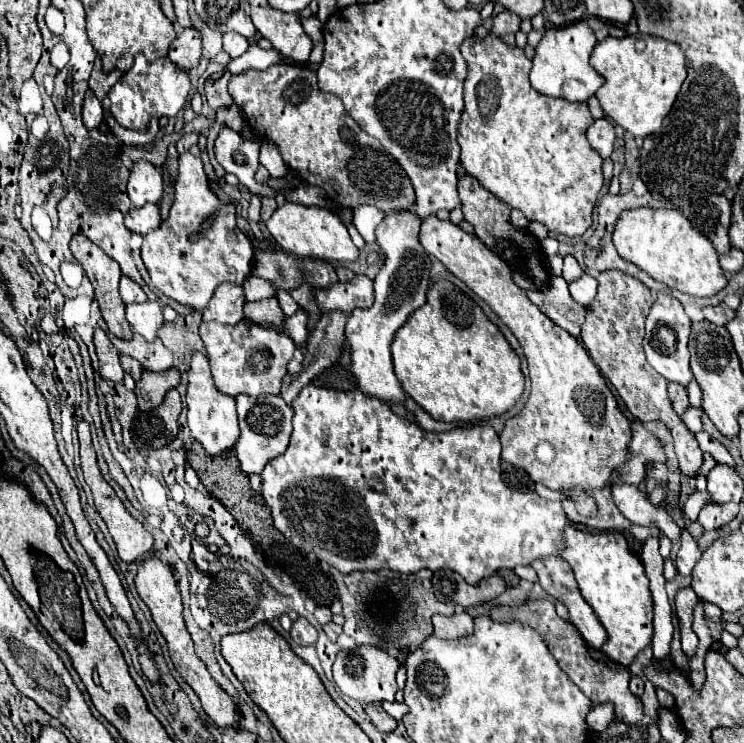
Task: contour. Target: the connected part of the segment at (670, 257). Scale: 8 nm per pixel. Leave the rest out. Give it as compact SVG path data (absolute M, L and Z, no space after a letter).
M628 209L620 215L612 241L626 261L638 265L670 289L678 289L694 297L712 297L728 285L728 277L718 263L714 243L704 233L698 233L698 229L692 229L680 209Z

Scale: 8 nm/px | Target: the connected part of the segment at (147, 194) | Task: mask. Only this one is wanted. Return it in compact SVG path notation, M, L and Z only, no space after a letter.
M138 161L132 167L128 179L128 197L134 207L142 207L144 203L160 203L164 195L162 171L148 161Z

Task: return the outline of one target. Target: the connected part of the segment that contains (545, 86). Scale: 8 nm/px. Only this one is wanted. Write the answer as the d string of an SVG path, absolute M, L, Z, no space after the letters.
M584 21L548 29L542 41L538 43L536 55L532 59L530 71L532 87L548 97L558 97L566 101L588 101L602 87L600 73L594 71L594 67L590 65L590 53L594 45L596 35Z

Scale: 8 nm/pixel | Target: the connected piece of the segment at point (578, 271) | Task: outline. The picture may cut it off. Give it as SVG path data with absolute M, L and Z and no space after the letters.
M566 255L566 257L564 257L564 271L562 271L562 277L564 277L568 283L572 283L572 281L578 279L582 273L584 273L584 271L582 271L580 263L574 259L574 255Z

